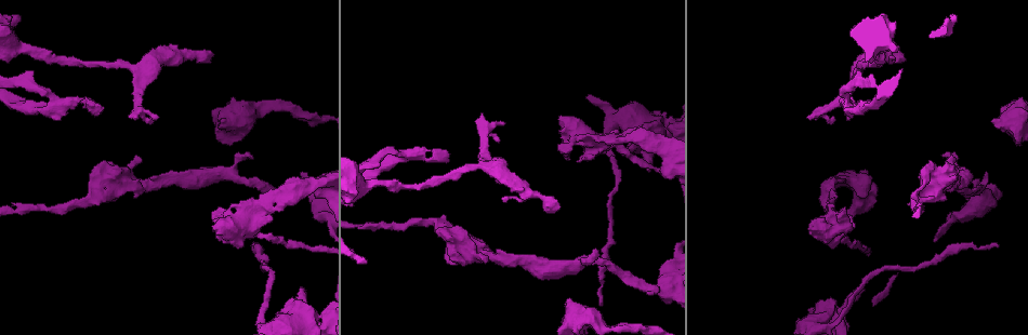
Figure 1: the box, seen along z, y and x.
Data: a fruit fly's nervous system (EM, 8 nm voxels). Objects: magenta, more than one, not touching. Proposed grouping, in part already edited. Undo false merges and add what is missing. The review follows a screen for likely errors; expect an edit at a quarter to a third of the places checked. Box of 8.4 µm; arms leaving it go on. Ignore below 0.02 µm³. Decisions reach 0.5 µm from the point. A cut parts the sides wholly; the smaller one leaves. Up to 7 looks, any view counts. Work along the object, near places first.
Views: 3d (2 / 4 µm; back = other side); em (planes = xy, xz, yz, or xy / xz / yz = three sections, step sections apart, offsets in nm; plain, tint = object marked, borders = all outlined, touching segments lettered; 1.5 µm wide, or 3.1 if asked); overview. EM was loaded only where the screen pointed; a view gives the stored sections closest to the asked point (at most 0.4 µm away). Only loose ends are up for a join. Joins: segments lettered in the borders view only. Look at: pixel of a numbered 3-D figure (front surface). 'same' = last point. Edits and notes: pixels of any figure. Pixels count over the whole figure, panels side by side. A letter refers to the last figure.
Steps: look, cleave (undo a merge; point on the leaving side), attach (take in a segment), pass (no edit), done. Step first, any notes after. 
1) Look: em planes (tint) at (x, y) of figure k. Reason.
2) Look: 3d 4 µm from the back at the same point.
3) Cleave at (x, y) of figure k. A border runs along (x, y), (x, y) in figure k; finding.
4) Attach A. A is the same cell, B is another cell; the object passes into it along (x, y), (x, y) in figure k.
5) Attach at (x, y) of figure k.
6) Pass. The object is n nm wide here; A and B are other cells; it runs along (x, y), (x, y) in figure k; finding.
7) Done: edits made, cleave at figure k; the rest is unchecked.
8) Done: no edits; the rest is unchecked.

Look: em planes (borders) at (598, 305) of figure 1. Thin end.

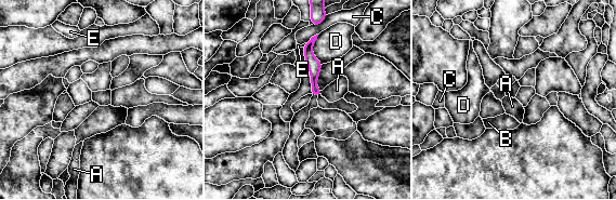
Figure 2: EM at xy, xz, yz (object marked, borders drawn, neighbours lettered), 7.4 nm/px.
Pass. The longest contact is with D, 220 nm; A, B, C, D and E are other cells; a border runs along (323, 90), (320, 94) in figure 2; no lettered segment goes on from it.

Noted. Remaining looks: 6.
Look: 3d 4 µm at (943, 156) of figure 1. Branch stops here.

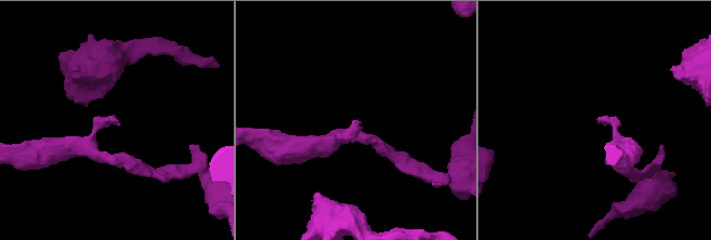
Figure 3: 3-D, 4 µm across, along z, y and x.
Look: em xz step 4 (tint) at (598, 117) of figure 3. Need the tissue.

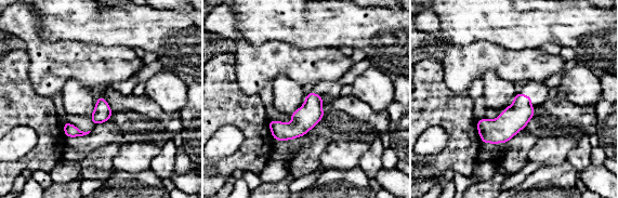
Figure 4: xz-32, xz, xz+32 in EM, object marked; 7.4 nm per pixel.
Look: em planes (borders) at the same point.

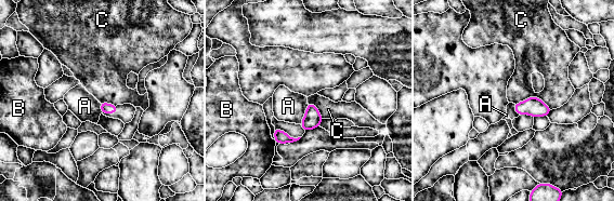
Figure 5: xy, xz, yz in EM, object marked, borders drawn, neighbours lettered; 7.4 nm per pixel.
Pass. The longest contact is with C, 280 nm; A, B and C are other cells; no lettered segment goes on from it.

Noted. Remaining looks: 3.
Look: em xy step 4 (tint) at (11, 211) of figure 1. Thin neck.

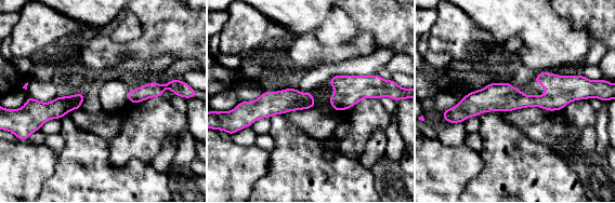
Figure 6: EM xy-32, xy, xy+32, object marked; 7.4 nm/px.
Look: em planes (borders) at the same point.

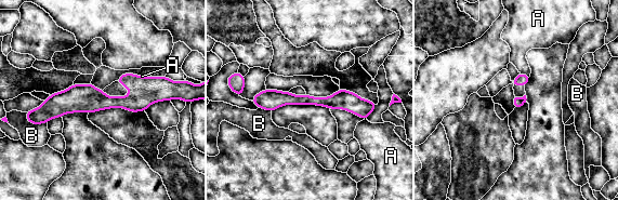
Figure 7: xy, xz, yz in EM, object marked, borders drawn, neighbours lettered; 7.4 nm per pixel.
Pass. A and B are other cells; it runs along (167, 95), (64, 102), (38, 112) in figure 7; all the same neuron.

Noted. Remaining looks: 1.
Done: no edits; the rest is unchecked.

